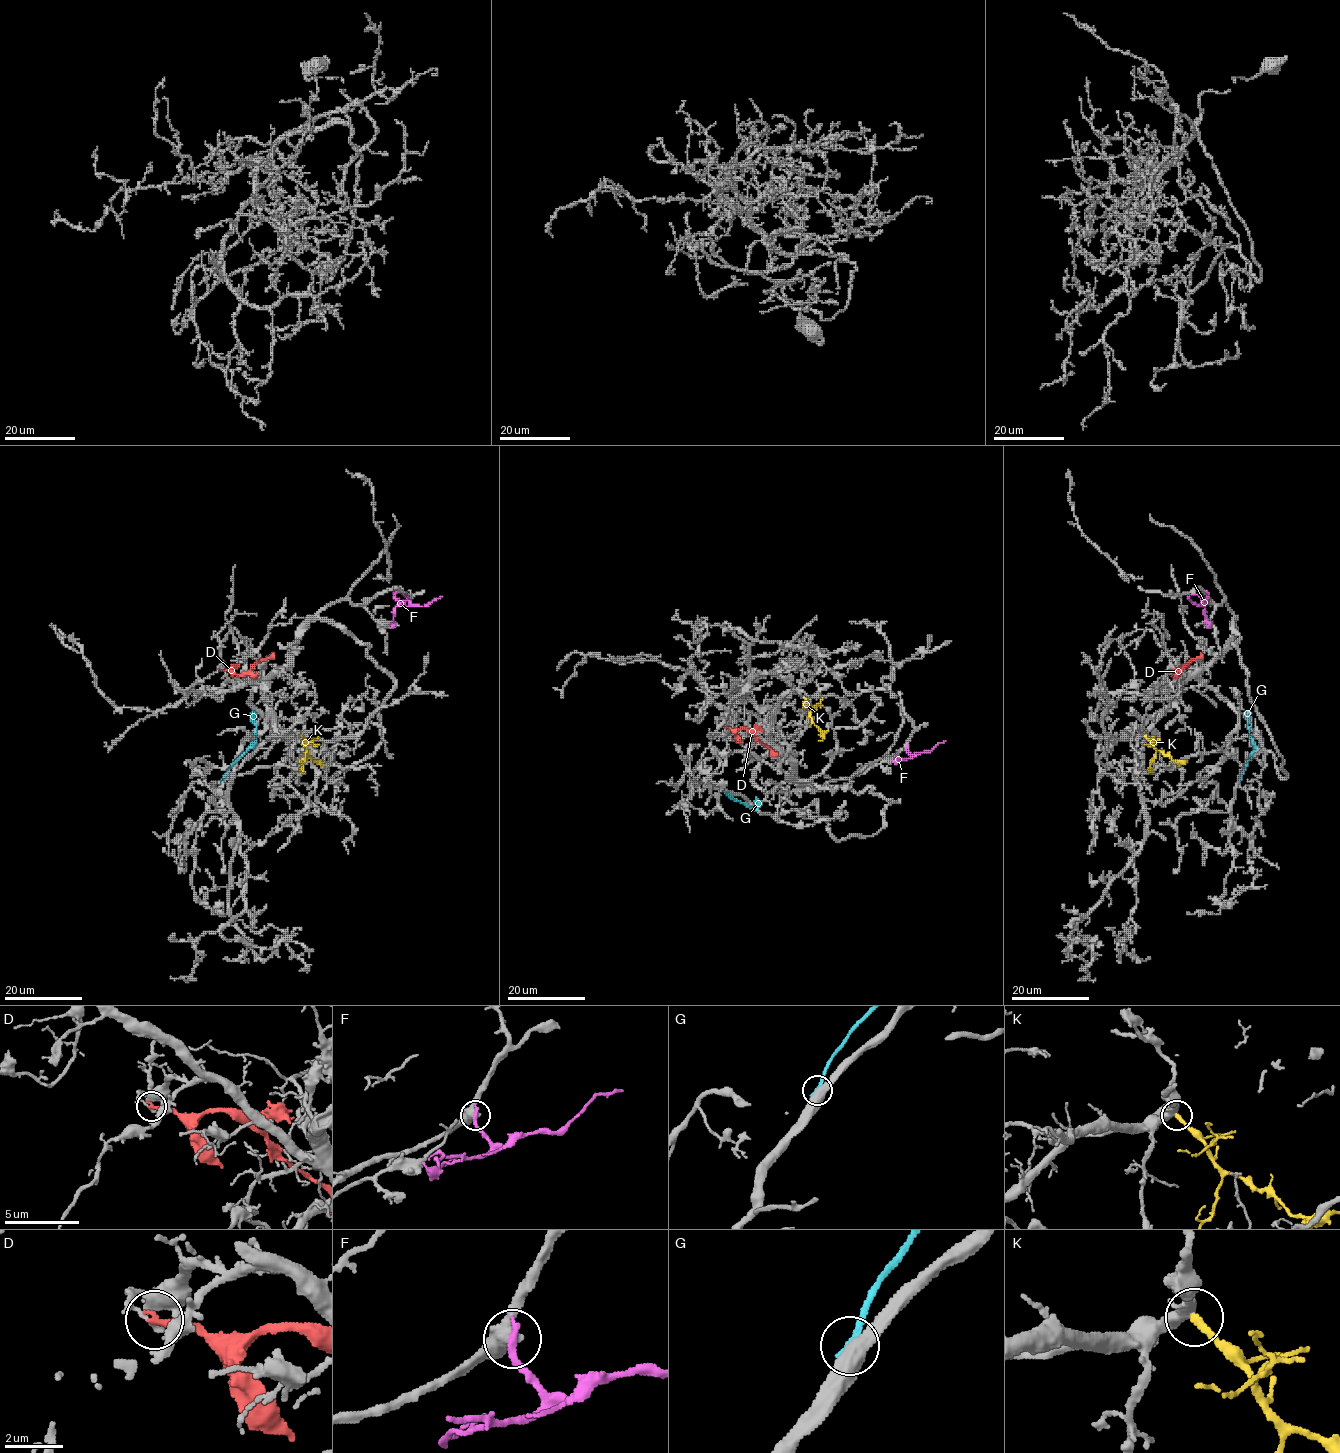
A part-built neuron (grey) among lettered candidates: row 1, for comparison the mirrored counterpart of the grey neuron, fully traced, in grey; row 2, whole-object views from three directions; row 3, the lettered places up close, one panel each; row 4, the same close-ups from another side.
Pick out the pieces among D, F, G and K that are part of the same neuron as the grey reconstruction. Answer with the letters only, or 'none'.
K

